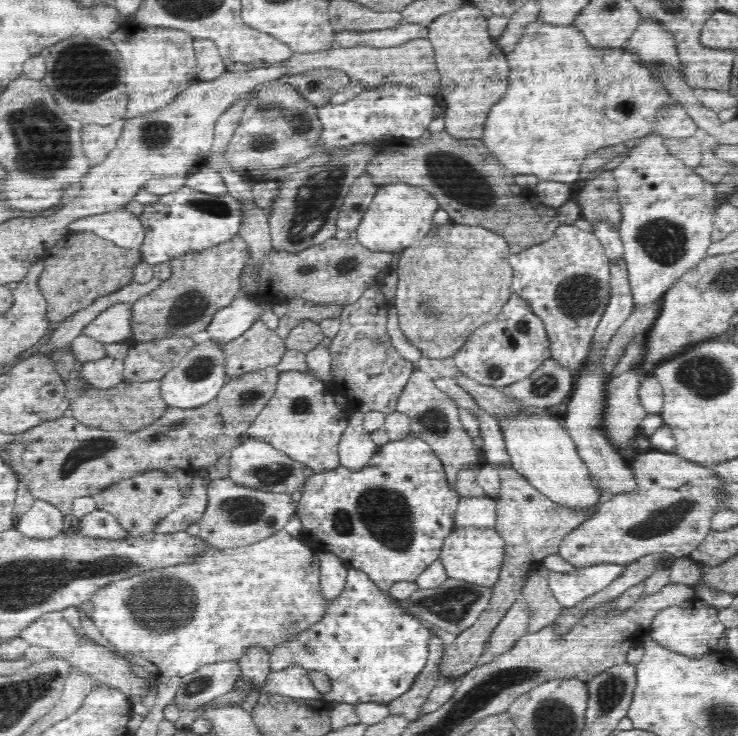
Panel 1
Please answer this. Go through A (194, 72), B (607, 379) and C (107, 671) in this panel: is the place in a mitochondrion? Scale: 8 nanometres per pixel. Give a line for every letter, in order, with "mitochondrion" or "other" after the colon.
A: other
B: other
C: other

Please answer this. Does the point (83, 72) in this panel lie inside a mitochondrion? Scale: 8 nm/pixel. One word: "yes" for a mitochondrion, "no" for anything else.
yes

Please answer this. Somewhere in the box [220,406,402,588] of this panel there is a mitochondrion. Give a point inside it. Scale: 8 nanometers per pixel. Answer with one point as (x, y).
(272, 474)

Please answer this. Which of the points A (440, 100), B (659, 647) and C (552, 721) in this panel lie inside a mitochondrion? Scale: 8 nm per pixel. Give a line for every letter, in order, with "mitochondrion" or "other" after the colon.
A: other
B: other
C: mitochondrion

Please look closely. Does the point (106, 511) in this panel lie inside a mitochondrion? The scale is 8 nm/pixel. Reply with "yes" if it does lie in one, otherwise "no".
no

